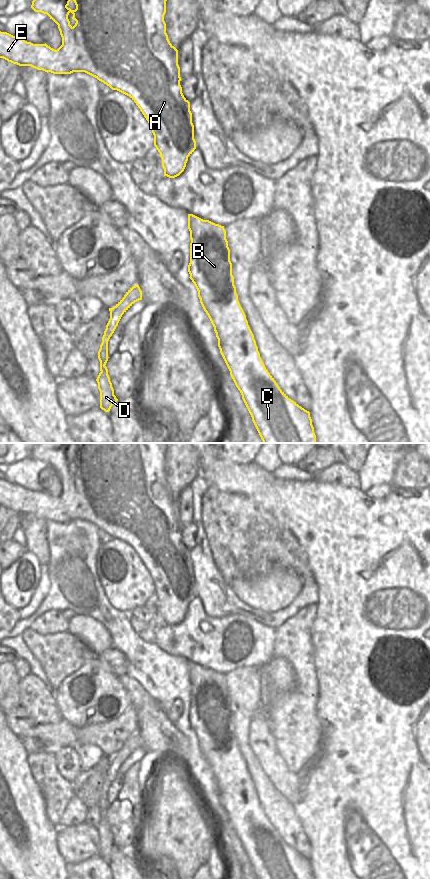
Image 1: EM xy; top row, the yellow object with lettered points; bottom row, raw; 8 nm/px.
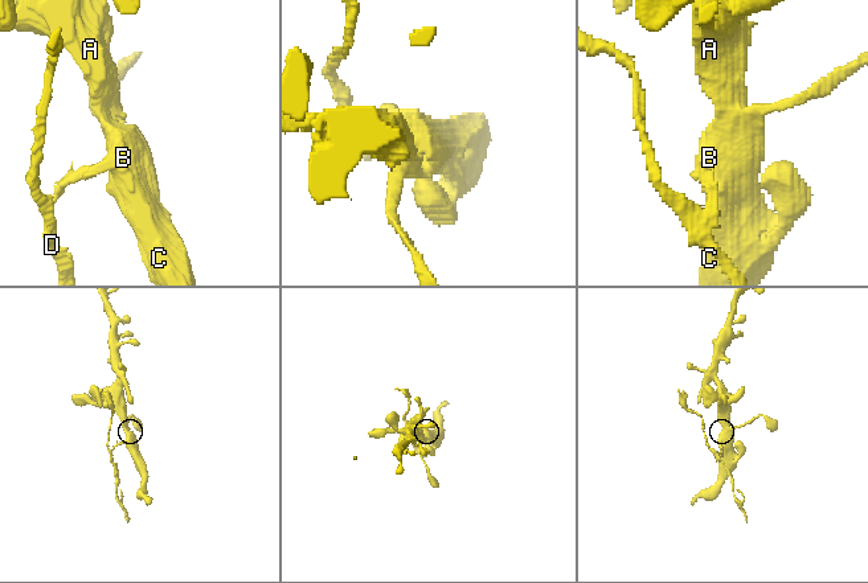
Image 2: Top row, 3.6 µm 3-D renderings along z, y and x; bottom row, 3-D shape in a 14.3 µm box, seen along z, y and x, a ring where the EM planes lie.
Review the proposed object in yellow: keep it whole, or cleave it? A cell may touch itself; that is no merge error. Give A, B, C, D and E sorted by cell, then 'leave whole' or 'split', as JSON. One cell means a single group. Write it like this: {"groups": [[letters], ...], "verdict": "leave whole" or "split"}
{"groups": [["A", "B", "C", "E"], ["D"]], "verdict": "split"}

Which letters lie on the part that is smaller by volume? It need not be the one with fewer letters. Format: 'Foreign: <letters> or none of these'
Foreign: D.

